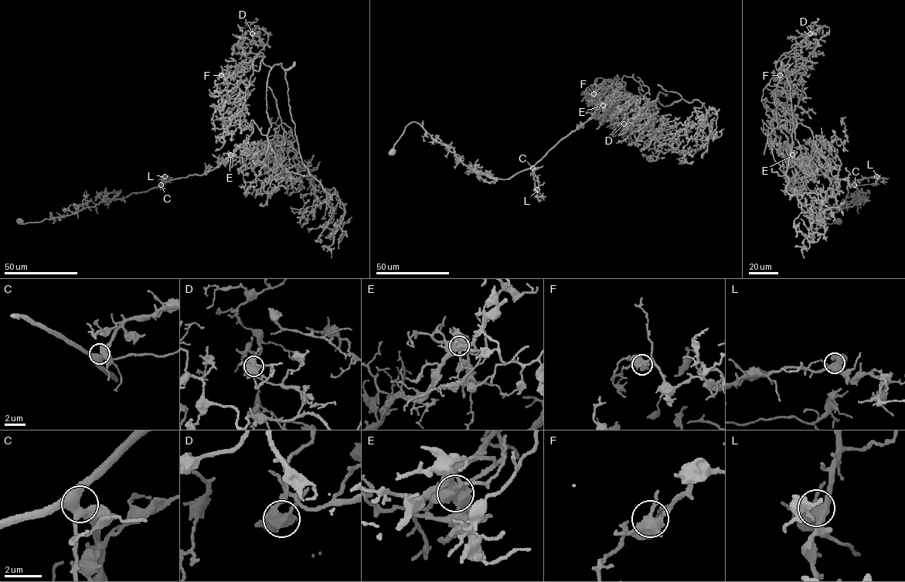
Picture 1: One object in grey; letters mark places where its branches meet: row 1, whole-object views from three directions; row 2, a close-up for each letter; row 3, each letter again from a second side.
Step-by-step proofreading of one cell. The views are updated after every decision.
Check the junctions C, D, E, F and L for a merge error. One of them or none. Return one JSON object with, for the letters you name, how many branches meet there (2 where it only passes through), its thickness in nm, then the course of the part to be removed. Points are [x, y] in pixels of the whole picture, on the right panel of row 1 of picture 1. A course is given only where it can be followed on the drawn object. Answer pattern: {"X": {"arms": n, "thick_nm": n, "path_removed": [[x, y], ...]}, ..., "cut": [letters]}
{"E": {"arms": 4, "thick_nm": 600, "path_removed": [[792, 154], [795, 162], [817, 175], [844, 179], [865, 192], [852, 207], [808, 220], [831, 223], [842, 220]]}, "cut": ["E"]}

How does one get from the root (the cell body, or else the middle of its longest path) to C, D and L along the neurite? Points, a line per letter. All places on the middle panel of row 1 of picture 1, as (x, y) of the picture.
C: (392, 152), (394, 144), (405, 127), (415, 121), (476, 173), (509, 179), (532, 168)
D: (392, 152), (415, 121), (476, 173), (509, 179), (625, 84), (624, 100), (617, 75), (642, 117), (624, 124)
L: (392, 152), (394, 144), (405, 127), (415, 121), (476, 173), (509, 179), (532, 168), (539, 183), (537, 189)

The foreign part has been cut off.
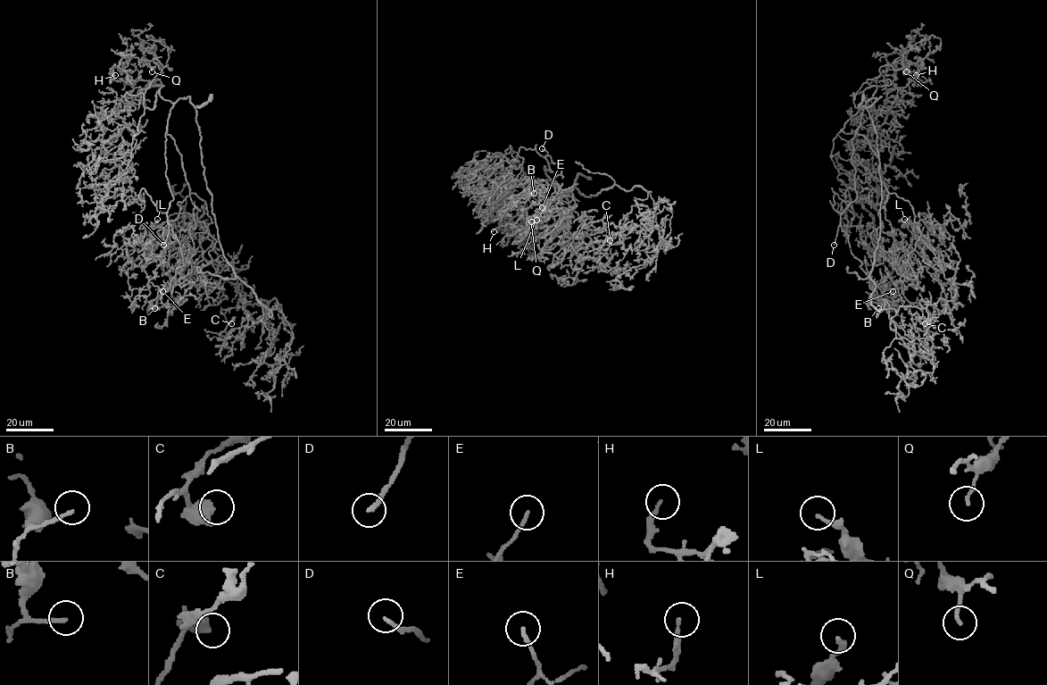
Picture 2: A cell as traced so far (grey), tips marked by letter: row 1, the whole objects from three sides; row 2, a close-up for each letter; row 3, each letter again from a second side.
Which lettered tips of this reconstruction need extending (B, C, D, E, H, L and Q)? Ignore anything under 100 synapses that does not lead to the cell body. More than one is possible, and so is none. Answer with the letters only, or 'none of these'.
B, C, D

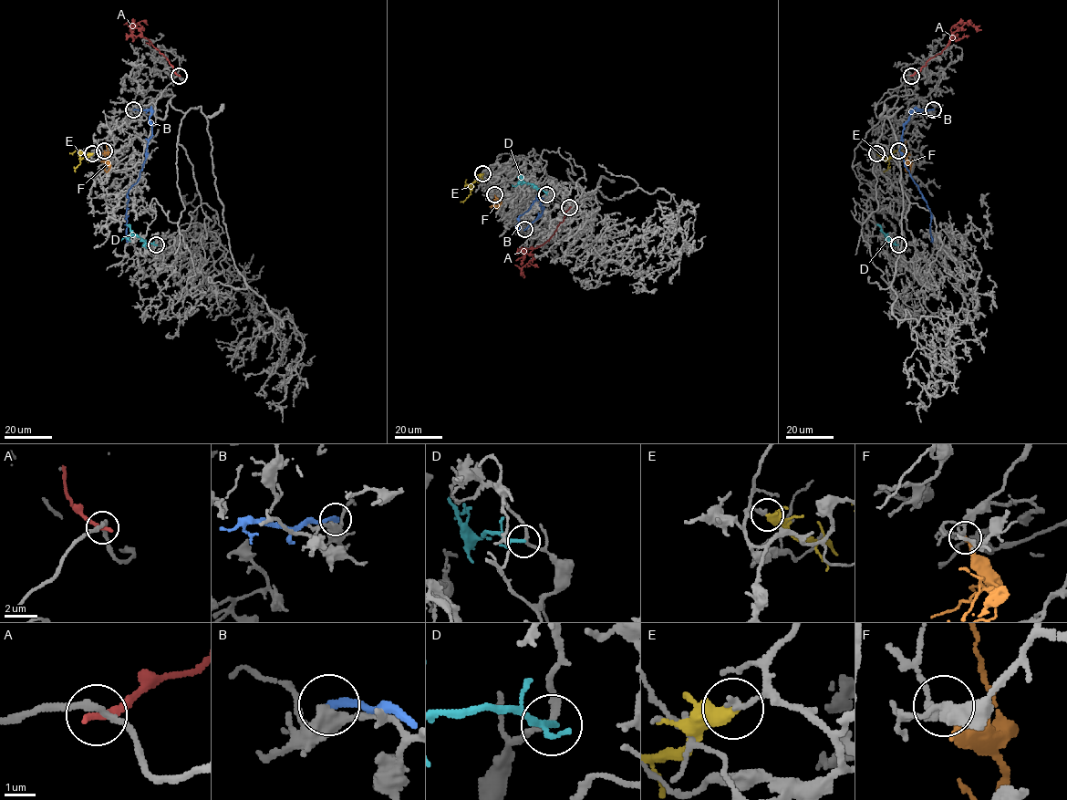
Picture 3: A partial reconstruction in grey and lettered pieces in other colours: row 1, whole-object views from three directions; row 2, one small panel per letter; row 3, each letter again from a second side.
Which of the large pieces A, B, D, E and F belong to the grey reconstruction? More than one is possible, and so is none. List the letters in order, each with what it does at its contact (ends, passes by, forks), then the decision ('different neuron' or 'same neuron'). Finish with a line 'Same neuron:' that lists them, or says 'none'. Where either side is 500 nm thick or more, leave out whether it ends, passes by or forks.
A: it ends there; different neuron
B: it ends there; different neuron
D: it passes by; different neuron
E: it ends there; different neuron
F: it ends there; same neuron
Same neuron: F

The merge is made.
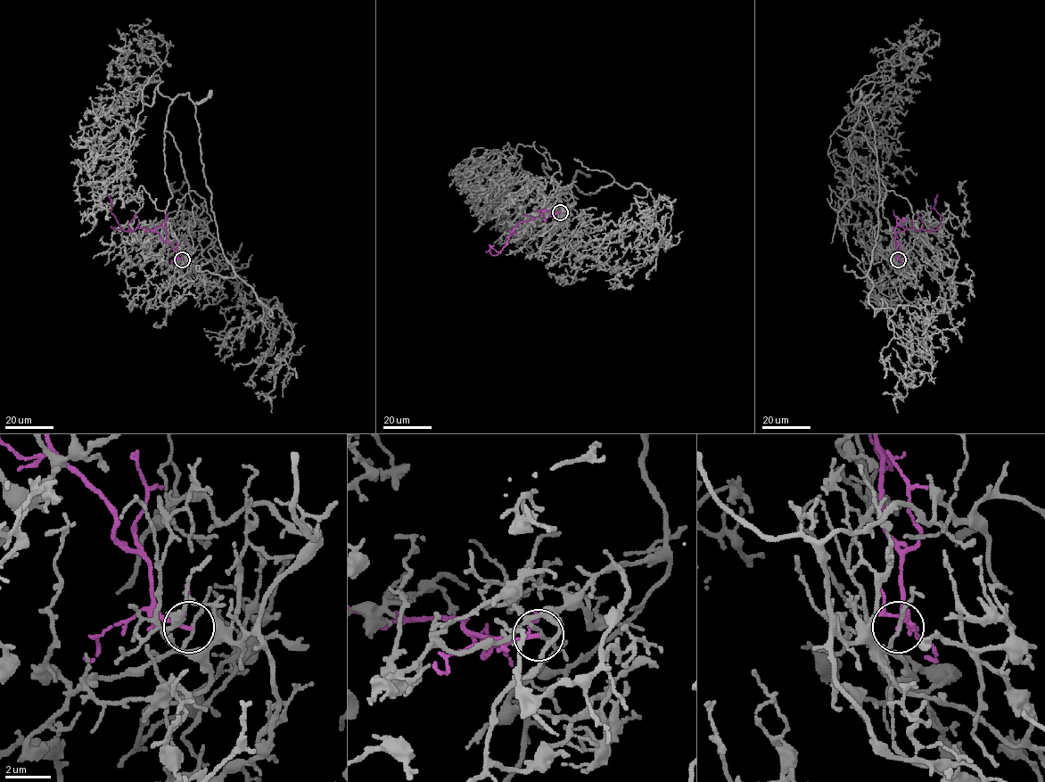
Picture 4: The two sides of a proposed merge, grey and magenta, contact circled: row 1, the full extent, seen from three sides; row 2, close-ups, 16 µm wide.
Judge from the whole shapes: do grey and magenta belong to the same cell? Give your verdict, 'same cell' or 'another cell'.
another cell

